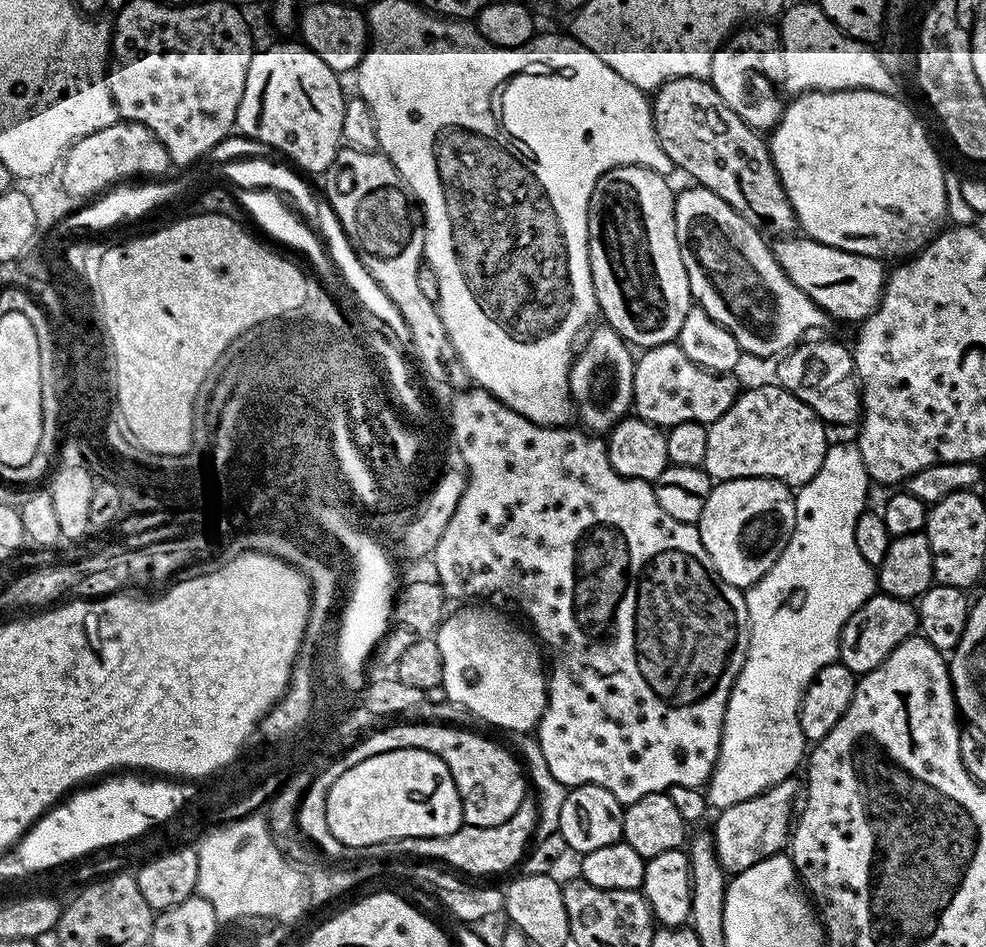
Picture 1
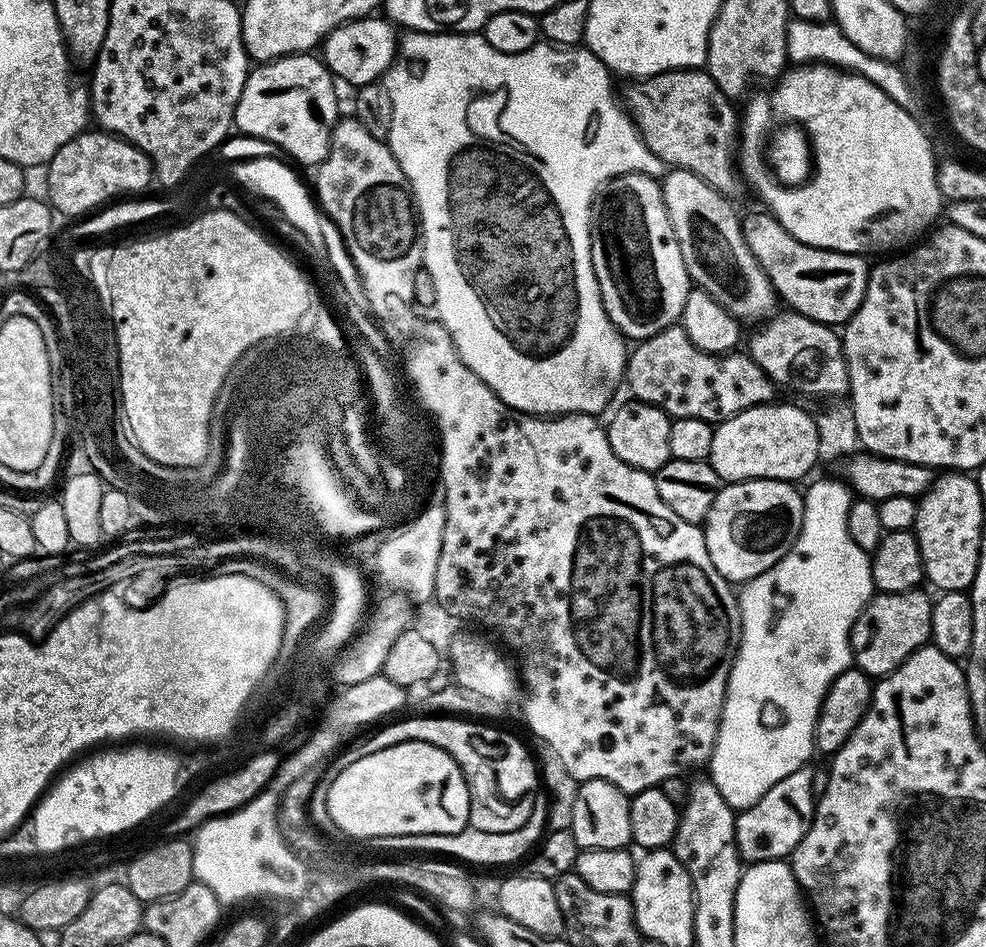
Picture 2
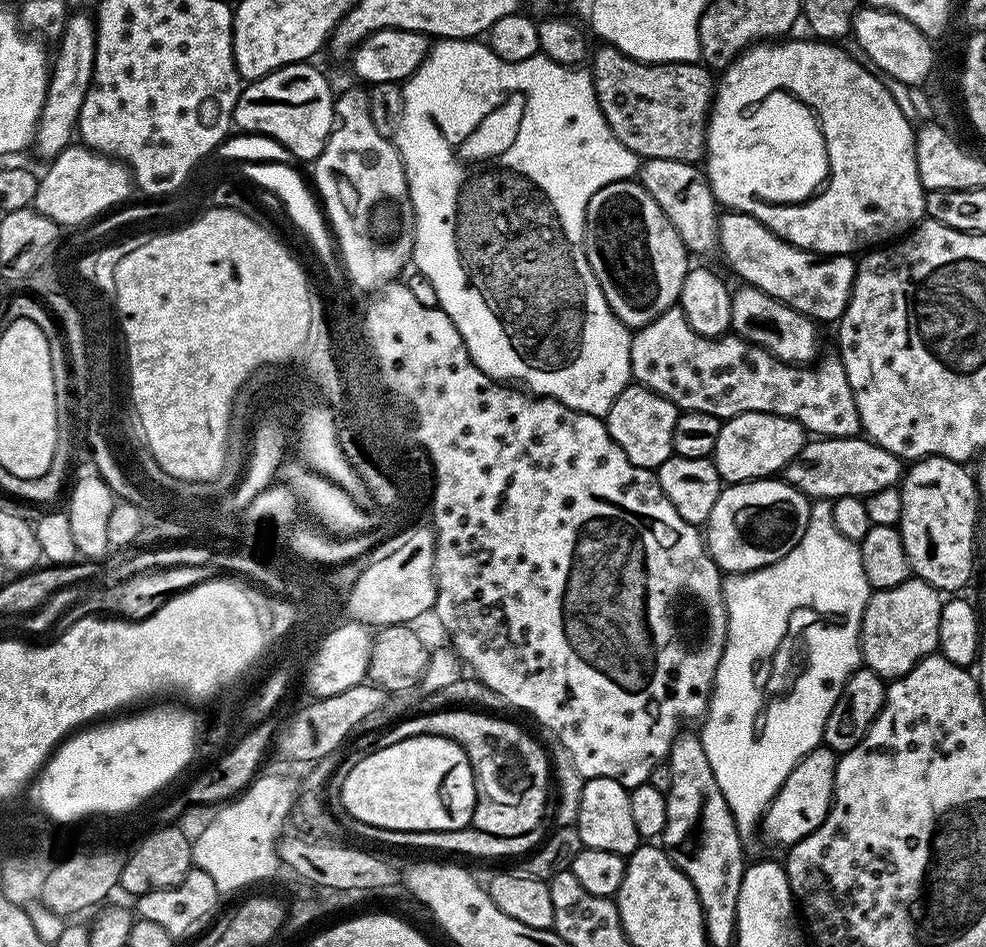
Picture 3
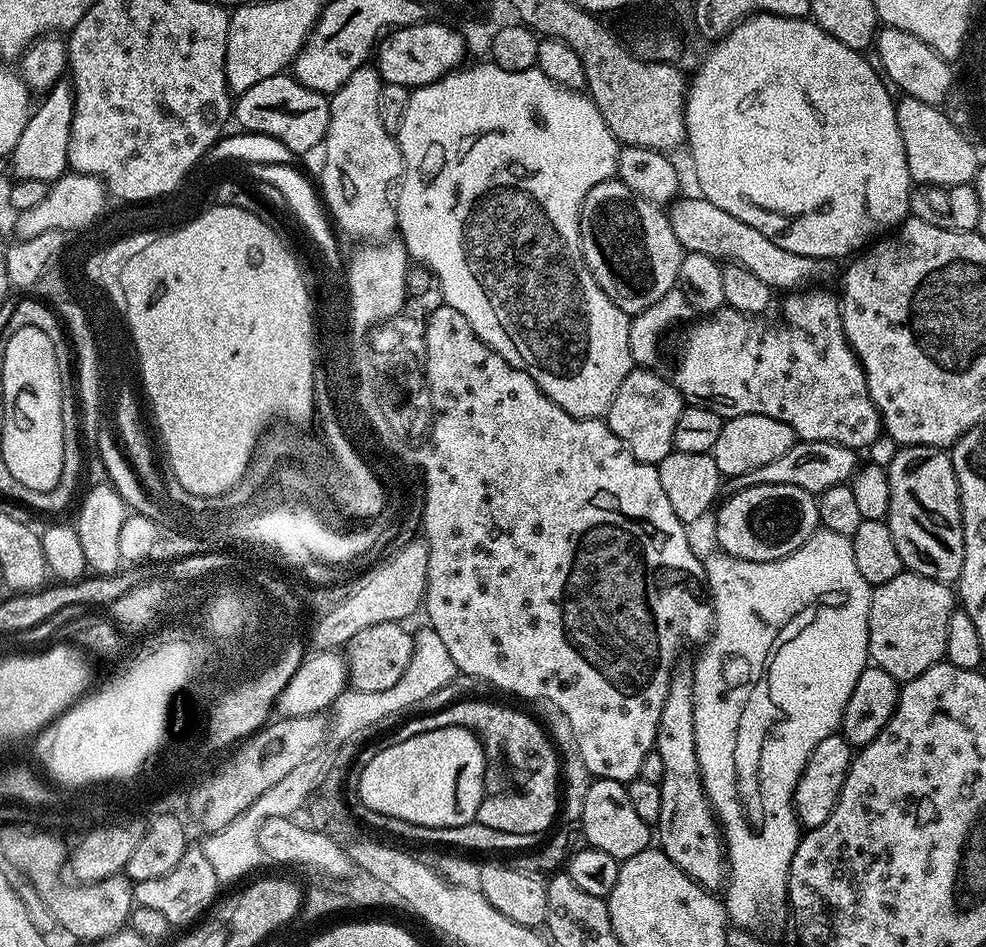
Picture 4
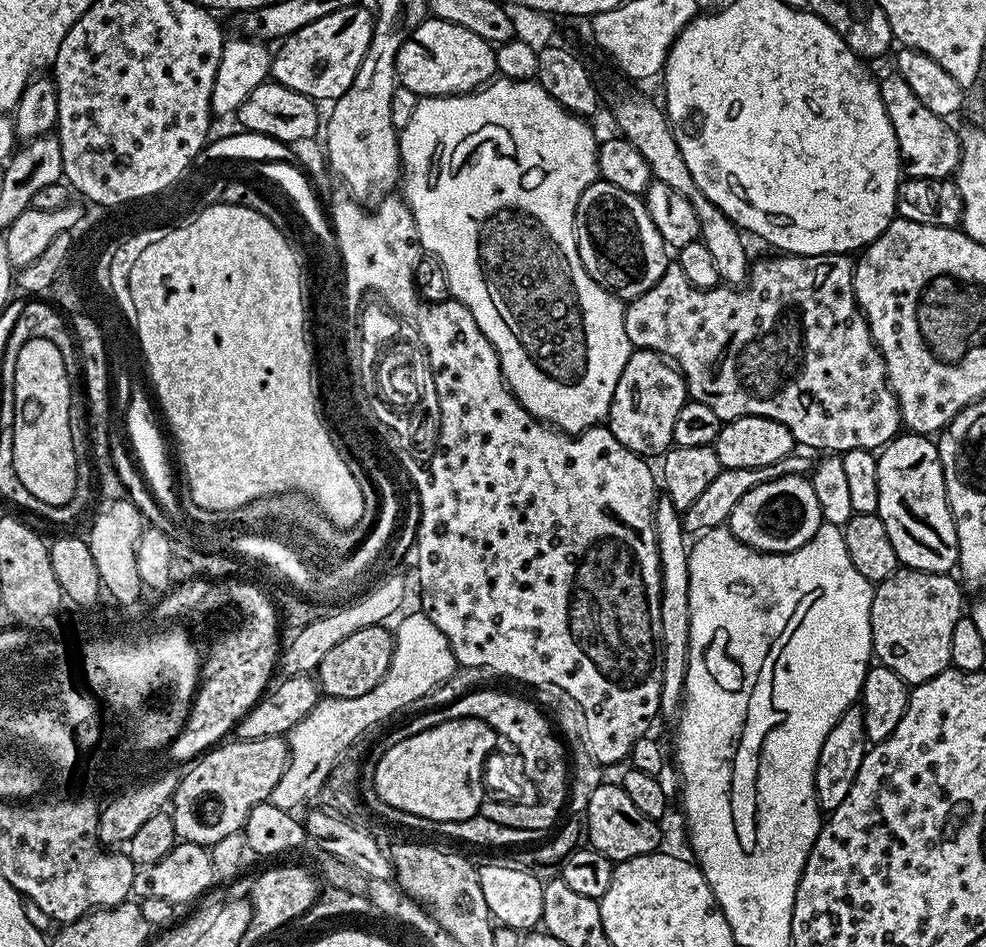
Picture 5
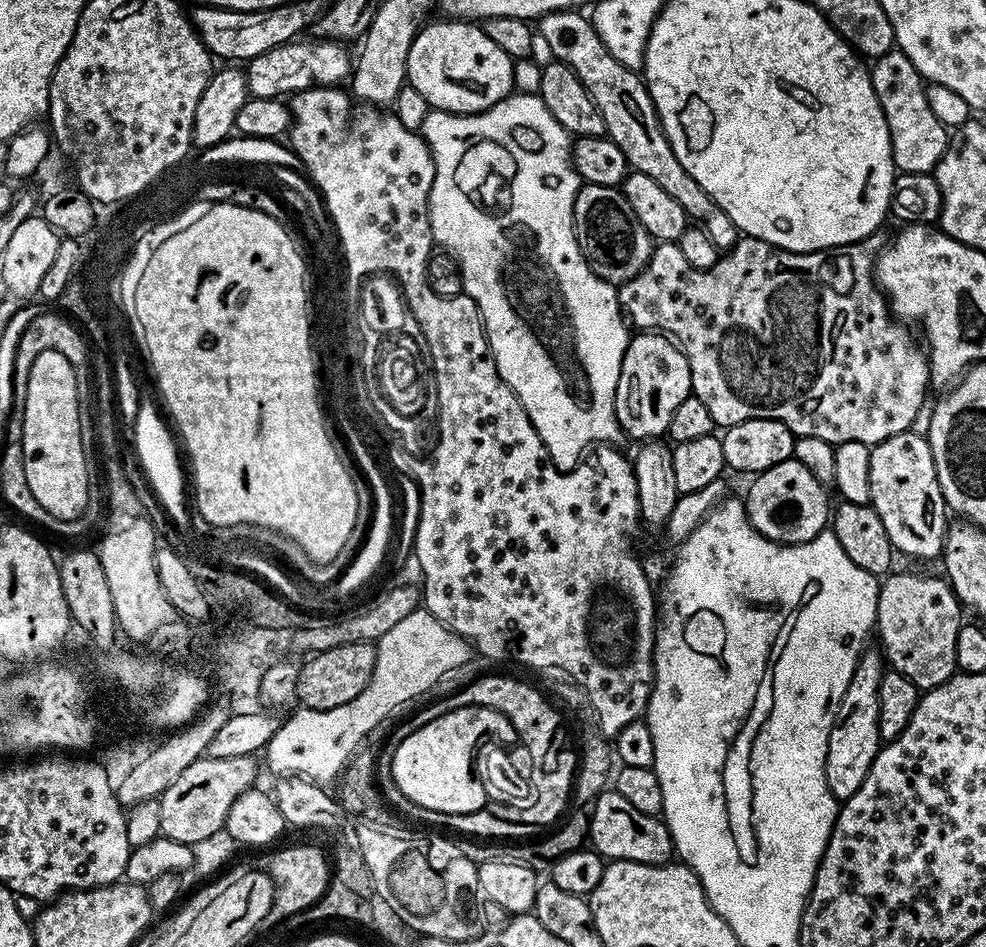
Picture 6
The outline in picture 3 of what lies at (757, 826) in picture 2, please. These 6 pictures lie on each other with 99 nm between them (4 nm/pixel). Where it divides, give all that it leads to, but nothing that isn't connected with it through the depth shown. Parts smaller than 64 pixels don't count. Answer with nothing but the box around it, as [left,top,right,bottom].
[758,746,837,846]

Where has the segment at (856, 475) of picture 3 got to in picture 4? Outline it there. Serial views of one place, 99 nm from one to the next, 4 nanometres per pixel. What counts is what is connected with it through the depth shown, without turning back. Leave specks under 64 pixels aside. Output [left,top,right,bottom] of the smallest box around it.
[731,439,858,494]

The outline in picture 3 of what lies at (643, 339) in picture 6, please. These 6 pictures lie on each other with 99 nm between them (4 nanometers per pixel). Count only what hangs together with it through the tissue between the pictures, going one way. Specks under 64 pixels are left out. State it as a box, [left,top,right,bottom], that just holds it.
[606,382,678,470]

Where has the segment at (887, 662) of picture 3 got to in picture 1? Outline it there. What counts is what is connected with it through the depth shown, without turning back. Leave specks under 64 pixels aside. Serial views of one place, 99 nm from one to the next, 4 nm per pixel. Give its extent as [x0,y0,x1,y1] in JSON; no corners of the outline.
[839,594,918,674]

